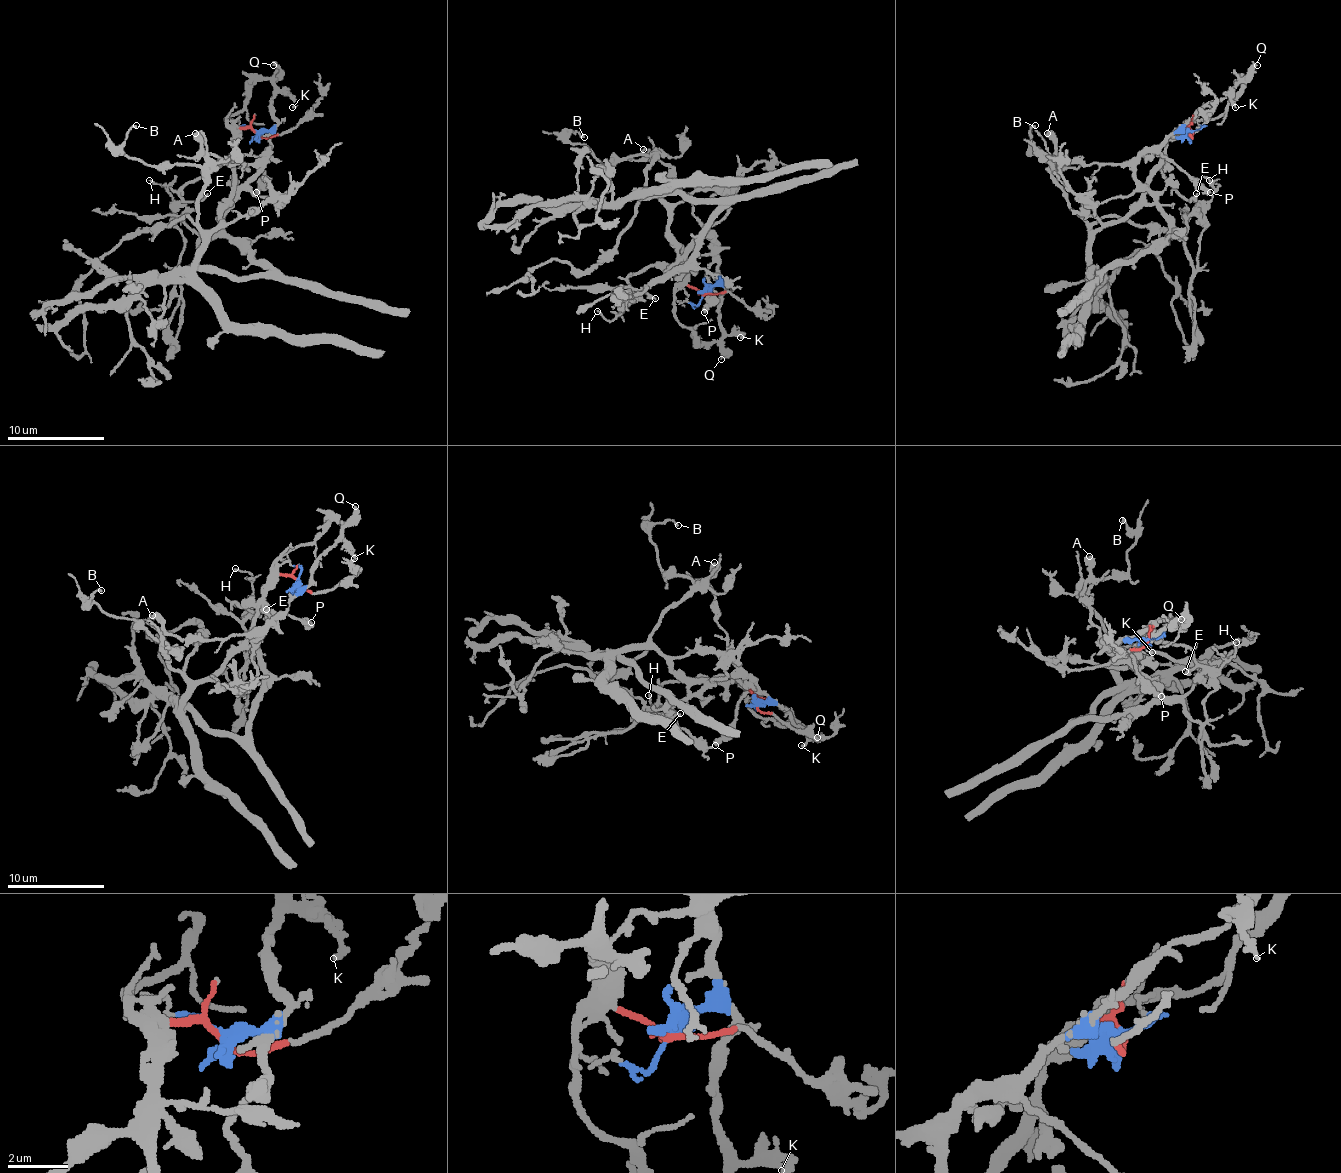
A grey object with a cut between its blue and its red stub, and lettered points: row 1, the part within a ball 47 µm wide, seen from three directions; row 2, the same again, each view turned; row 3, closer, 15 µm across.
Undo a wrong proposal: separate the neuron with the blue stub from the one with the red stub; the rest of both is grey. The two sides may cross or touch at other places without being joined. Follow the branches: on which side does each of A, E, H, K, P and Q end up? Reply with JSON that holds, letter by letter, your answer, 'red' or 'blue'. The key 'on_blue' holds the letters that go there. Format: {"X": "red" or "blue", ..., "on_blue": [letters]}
{"A": "blue", "E": "red", "H": "red", "K": "blue", "P": "blue", "Q": "blue", "on_blue": ["A", "K", "P", "Q"]}

